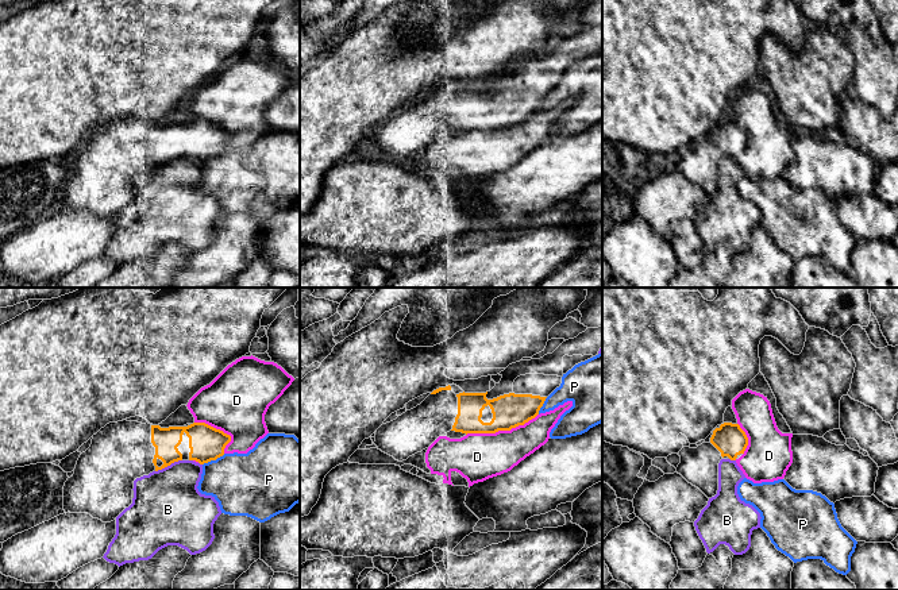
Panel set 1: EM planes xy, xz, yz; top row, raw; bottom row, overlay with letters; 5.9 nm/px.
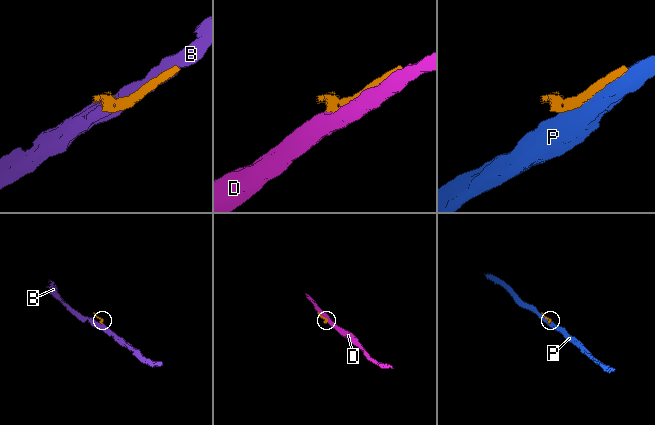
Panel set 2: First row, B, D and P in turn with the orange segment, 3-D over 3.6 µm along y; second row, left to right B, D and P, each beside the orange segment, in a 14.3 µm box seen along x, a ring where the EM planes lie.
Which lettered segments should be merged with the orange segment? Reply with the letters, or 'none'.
none

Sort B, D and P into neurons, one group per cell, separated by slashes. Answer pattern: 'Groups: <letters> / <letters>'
Groups: B / D / P

